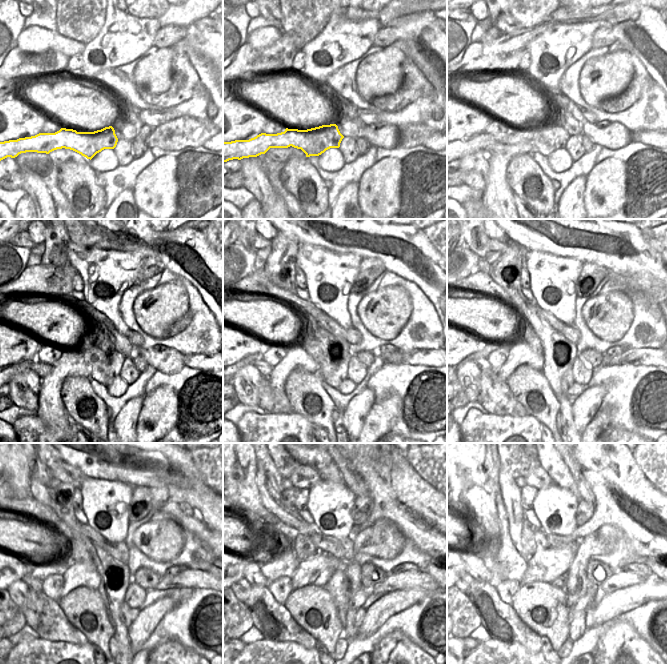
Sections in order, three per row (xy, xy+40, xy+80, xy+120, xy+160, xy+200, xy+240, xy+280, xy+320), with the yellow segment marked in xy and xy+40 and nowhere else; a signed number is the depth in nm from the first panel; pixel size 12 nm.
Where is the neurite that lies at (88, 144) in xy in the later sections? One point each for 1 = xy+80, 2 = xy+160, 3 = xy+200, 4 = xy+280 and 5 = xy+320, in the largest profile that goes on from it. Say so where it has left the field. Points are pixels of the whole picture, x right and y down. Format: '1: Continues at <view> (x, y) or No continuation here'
1: Continues at xy+80 (545, 140)
2: Continues at xy+160 (340, 357)
3: Continues at xy+200 (564, 367)
4: Continues at xy+280 (341, 590)
5: Continues at xy+320 (565, 576)

